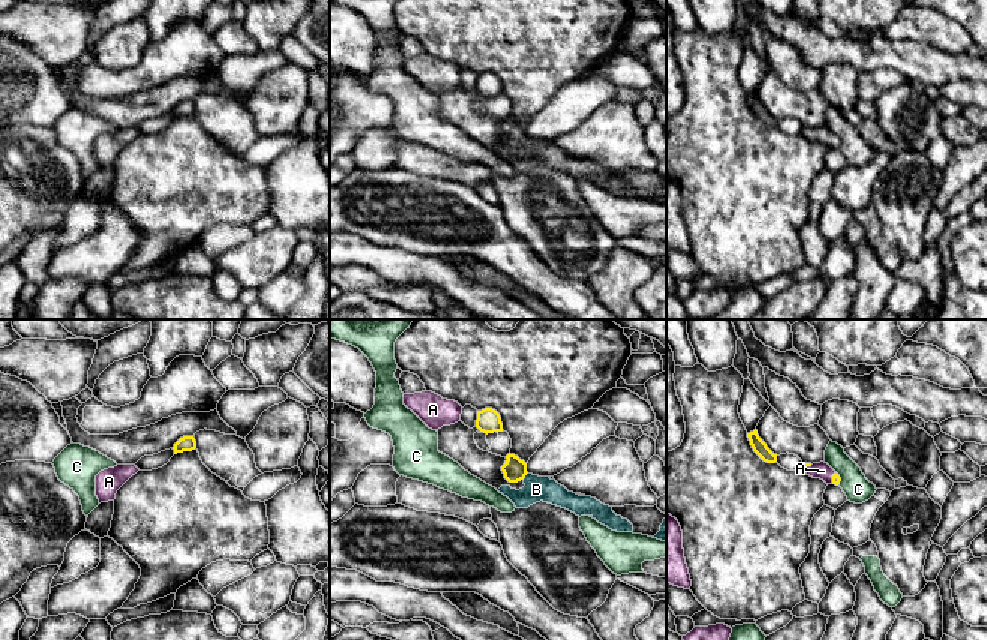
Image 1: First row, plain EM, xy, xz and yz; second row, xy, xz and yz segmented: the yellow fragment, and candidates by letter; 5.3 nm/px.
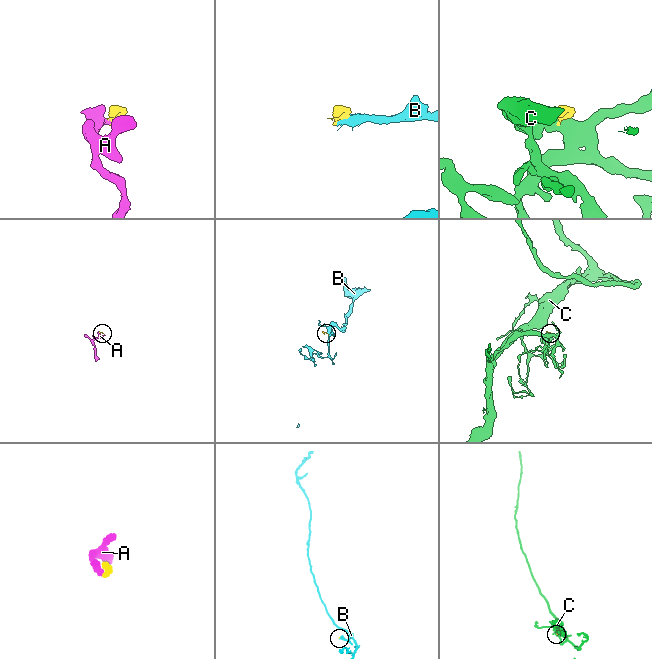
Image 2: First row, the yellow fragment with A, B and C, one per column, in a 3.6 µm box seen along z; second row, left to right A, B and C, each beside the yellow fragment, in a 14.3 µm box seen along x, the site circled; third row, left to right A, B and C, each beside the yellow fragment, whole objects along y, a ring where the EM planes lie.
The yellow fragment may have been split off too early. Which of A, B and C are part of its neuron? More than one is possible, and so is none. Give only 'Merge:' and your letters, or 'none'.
Merge: A, B

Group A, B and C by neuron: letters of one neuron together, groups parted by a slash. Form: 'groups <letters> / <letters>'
groups A B / C

